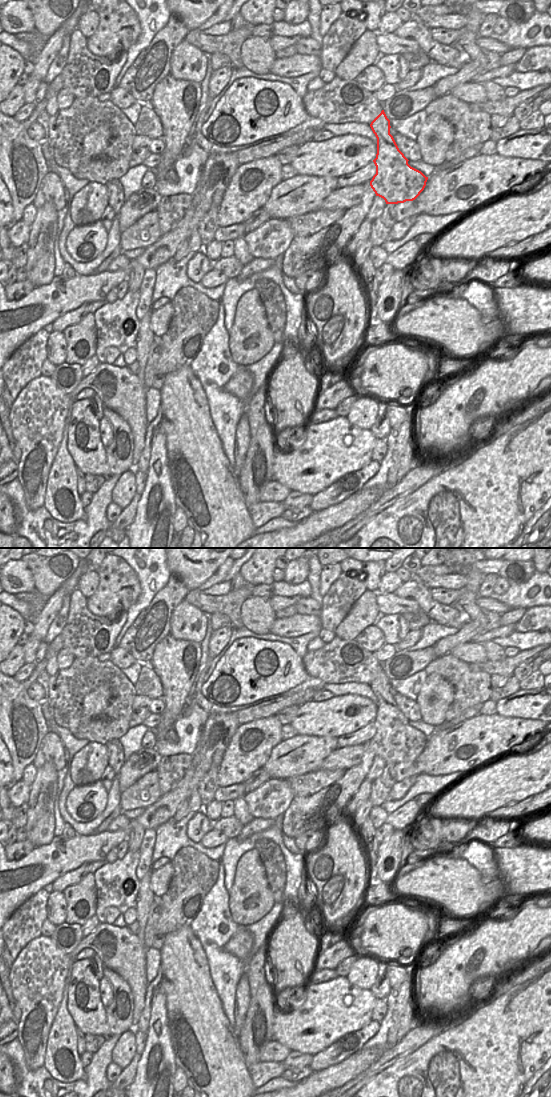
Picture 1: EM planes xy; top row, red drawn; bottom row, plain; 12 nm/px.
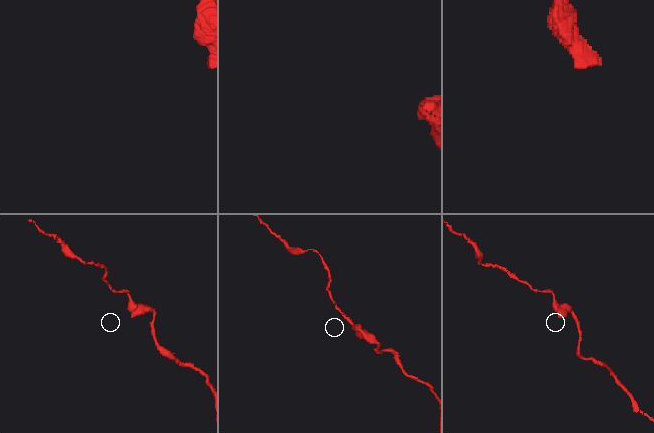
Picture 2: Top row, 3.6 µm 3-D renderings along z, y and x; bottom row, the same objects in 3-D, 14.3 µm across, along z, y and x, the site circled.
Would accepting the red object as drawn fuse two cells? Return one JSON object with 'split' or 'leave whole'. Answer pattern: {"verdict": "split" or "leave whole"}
{"verdict": "leave whole"}

